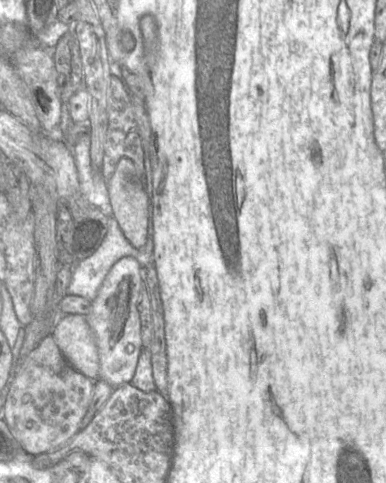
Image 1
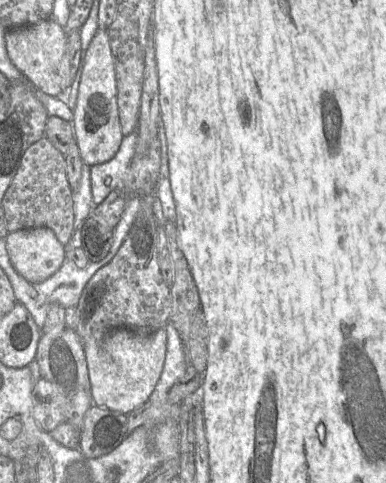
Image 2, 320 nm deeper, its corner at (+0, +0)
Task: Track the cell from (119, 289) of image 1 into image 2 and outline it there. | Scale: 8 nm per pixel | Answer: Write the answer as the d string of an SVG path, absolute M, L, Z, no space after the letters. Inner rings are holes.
M165 328L150 334L126 329L93 333L83 340L93 404L128 415L148 401L160 378L167 348Z

